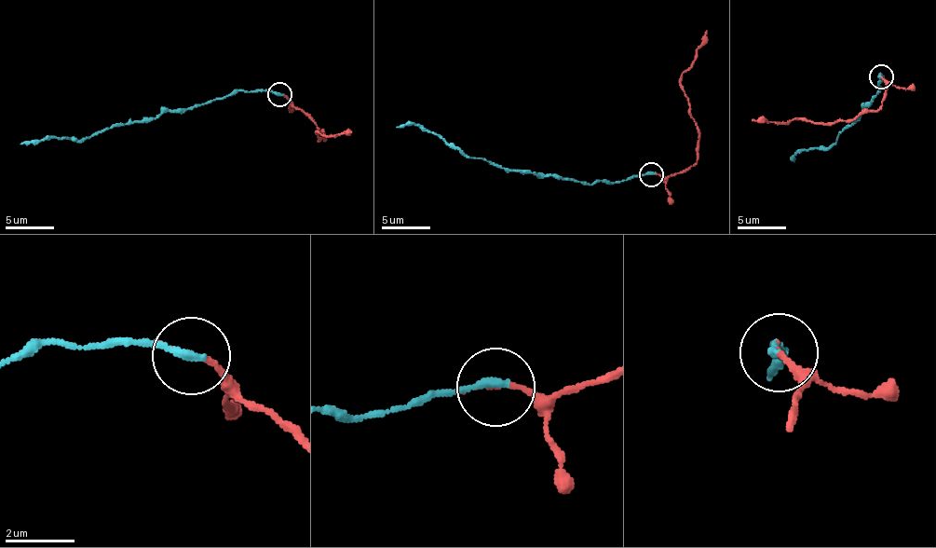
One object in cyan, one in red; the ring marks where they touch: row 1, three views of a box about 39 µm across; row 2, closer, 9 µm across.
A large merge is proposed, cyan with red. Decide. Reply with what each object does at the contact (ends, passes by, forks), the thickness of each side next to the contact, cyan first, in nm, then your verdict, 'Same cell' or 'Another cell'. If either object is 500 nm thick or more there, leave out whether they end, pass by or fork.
At the ring cyan ends. At the ring red ends. Thickness 260 nm (cyan) against 110 nm. Another cell

